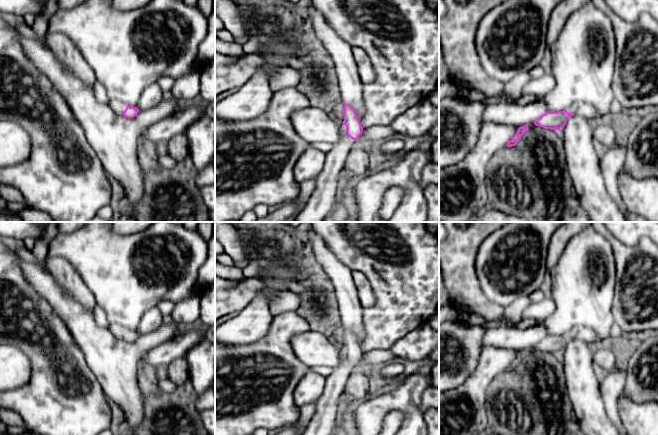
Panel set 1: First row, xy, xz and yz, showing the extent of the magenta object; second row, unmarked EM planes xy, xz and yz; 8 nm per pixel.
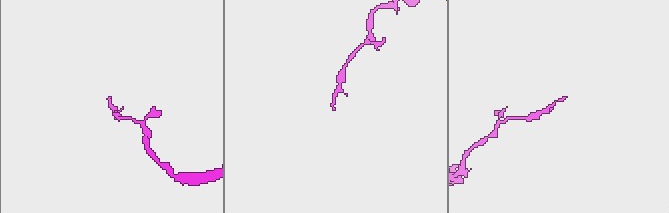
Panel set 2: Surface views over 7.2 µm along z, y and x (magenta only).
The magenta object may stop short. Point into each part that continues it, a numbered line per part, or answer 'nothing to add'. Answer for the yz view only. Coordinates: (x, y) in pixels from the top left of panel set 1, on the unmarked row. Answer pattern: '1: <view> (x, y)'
1: yz (586, 334)

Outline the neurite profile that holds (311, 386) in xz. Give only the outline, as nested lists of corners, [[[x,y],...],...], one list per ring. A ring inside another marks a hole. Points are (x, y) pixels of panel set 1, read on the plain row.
[[[310,368],[303,375],[293,393],[295,404],[301,408],[309,403],[316,402],[325,389],[325,378]]]

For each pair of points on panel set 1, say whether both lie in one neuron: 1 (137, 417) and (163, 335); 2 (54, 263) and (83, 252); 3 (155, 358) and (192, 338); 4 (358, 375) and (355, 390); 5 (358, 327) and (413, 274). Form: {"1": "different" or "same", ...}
{"1": "same", "2": "different", "3": "same", "4": "same", "5": "different"}

